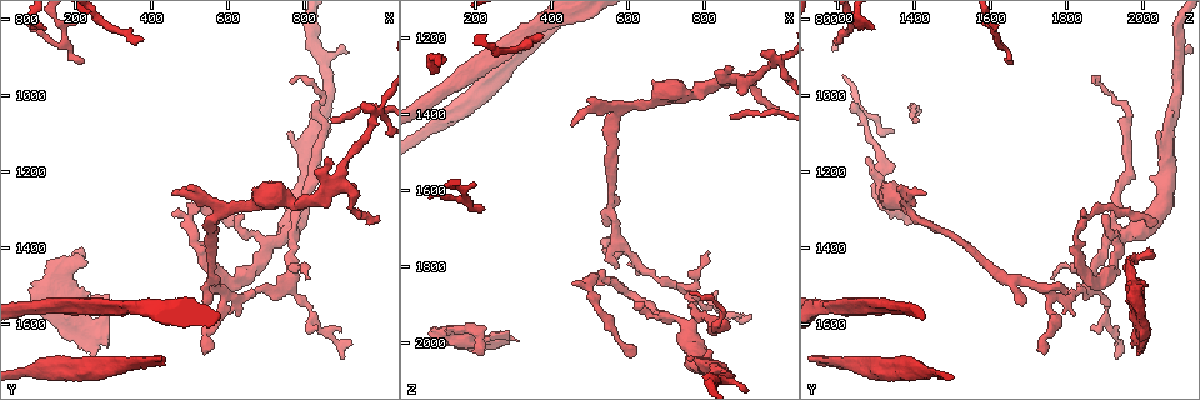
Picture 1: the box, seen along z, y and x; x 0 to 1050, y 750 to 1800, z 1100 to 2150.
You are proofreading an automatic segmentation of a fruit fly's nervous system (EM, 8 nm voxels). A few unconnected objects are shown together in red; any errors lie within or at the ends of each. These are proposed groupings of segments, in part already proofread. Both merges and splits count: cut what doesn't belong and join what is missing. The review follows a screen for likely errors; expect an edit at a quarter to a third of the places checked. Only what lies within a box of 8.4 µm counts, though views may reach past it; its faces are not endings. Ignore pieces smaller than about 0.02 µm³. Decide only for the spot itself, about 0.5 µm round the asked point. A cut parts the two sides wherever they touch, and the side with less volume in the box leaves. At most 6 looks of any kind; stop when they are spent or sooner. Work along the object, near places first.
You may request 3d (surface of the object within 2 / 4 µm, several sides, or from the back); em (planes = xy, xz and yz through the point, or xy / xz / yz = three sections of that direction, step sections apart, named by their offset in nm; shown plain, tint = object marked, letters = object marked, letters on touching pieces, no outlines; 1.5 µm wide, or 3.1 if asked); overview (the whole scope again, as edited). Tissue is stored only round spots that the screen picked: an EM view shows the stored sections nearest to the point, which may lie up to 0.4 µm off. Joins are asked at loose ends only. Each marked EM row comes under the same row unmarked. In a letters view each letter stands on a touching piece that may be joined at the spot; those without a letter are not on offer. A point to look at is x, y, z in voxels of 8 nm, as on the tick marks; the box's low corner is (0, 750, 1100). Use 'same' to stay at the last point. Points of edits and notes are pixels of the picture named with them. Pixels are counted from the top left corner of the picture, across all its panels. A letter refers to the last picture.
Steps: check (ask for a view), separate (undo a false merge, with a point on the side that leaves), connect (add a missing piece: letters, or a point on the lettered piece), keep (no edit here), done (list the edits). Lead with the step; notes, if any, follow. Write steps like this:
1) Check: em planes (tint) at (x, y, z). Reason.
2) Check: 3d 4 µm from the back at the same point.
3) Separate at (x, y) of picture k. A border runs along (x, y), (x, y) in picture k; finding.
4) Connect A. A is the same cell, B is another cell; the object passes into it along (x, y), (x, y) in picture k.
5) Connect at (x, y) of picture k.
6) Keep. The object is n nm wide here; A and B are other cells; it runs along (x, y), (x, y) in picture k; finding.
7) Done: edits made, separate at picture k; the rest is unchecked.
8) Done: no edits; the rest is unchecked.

Check: em yz step 8 (letters) at (755, 960, 1875). Branch stops here.

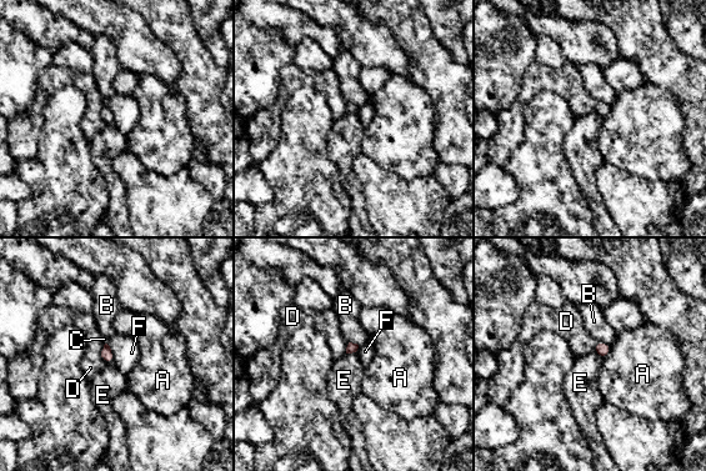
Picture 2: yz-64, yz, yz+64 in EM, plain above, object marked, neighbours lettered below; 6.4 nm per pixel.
Check: em xy step 8 (letters) at the same point. Another direction.

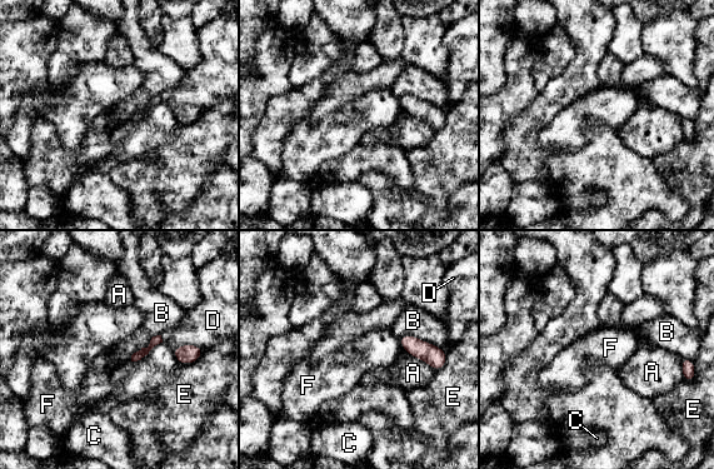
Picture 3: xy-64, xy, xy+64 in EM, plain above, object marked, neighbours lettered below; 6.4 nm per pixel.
Keep. The longest contact is with B, 320 nm; A, B, C, D, E and F are other cells; a border runs along (153, 337), (130, 360) in picture 3; no lettered piece goes on from it.

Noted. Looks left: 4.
Check: em planes (letters) at (455, 1265, 1430). Tapers out.

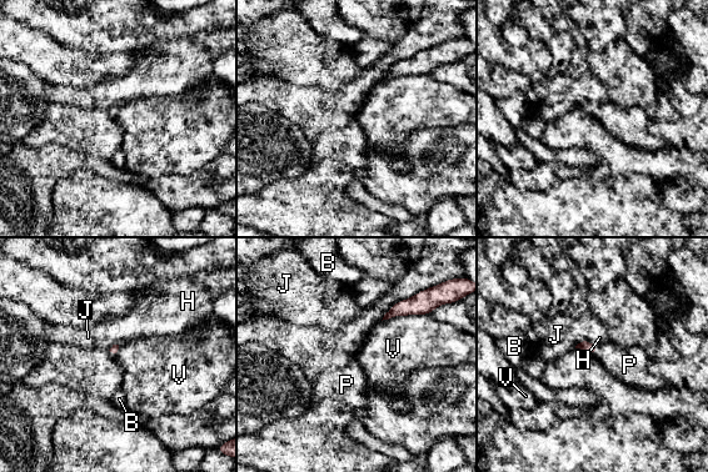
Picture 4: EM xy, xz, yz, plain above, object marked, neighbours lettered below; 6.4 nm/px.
Connect P. P is the same cell, B, H, J and V are other cells; the object passes into it along (589, 347), (597, 350), (629, 365) in picture 4; it goes on there.

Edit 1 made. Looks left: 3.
Check: overview.

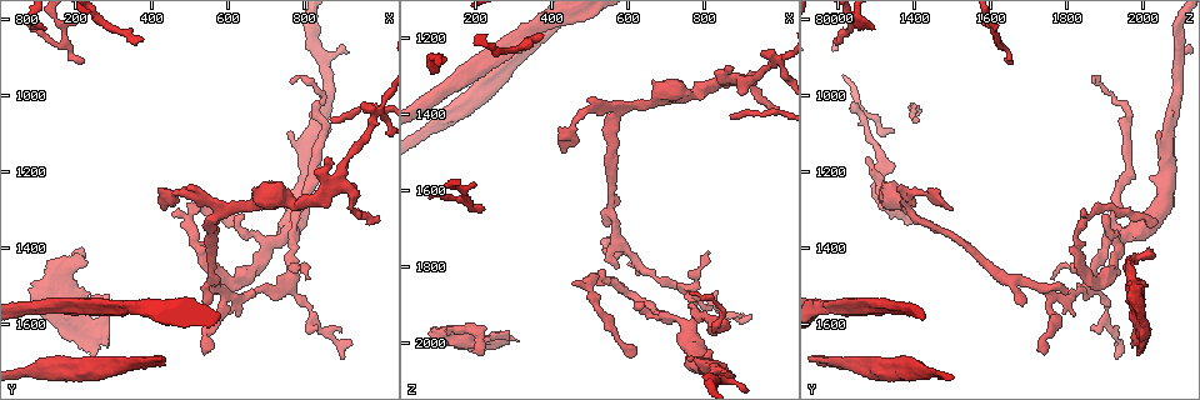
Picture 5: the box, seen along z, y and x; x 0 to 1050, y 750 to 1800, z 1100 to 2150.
Check: em xz step 8 (tint) at (760, 1360, 1955). Abrupt turn.

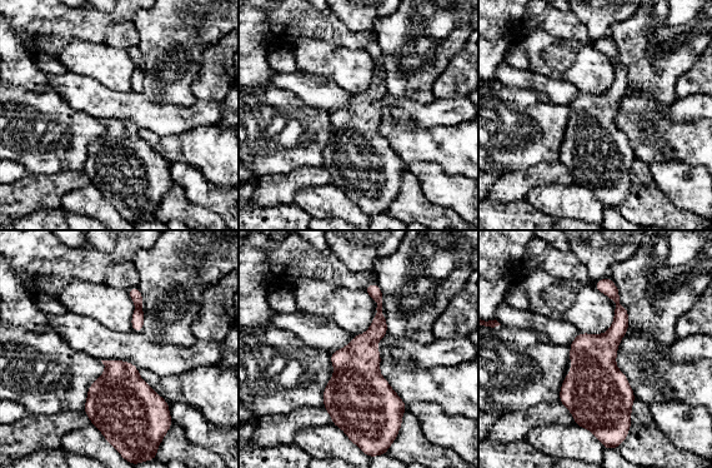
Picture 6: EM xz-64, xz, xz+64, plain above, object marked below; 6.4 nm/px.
Check: em xz step 8 (letters) at the same point. What lies round it.

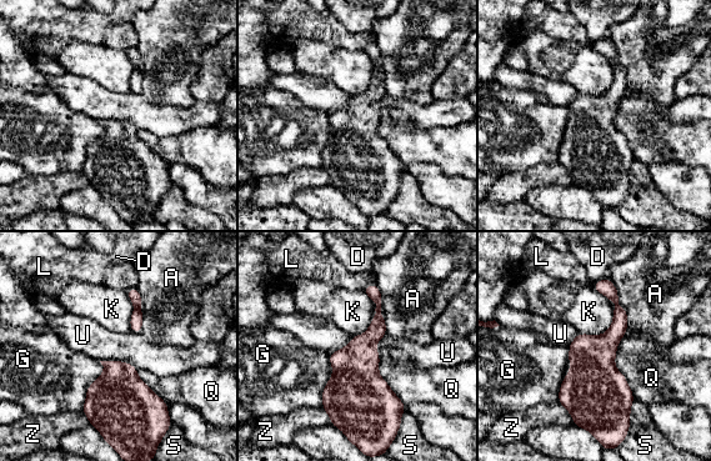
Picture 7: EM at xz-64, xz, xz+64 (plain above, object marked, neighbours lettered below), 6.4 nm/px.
Keep. The object is 30 nm wide here; A, D, G, K, L, Q, S, U and Z are other cells; a border runs along (627, 326), (615, 366), (635, 399) in picture 7; all the same neuron.

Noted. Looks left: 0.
Done: edits made, connect at picture 4; the rest is unchecked.

